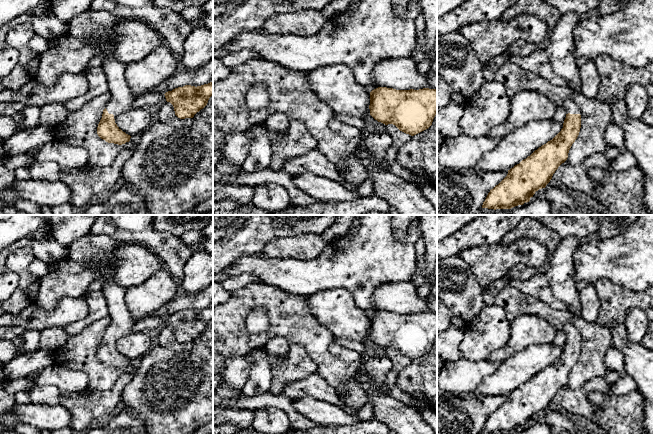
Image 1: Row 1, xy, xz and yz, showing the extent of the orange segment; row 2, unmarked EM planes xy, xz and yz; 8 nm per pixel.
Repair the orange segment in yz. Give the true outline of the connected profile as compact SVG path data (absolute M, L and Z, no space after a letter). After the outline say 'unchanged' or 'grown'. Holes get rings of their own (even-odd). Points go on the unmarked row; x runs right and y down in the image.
M565 324L566 342L561 355L546 368L535 374L530 380L508 394L507 400L488 417L482 432L511 433L529 426L536 415L545 412L558 391L568 382L569 374L577 363L581 352L581 336L575 325Z | grown

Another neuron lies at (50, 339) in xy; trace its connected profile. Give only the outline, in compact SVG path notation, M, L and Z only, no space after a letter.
M54 327L42 330L39 338L40 349L55 351L67 341L68 337L64 328Z

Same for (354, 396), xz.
M385 355L368 357L359 367L359 370L349 378L346 390L343 393L338 393L339 399L343 404L358 411L368 403L367 393L358 381L358 374L360 372L367 373L372 378L373 384L380 387L384 384L392 365L392 361Z

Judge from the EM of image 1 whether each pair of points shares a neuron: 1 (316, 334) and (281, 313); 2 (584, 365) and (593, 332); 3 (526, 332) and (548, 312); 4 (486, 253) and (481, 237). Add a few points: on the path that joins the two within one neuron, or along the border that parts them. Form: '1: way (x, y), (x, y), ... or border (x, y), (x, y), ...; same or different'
1: way (307, 332), (290, 318); same
2: way (592, 357), (593, 340); same
3: border (520, 314), (533, 314), (543, 317), (557, 330); different
4: border (500, 241), (494, 244), (466, 247), (461, 251); different

